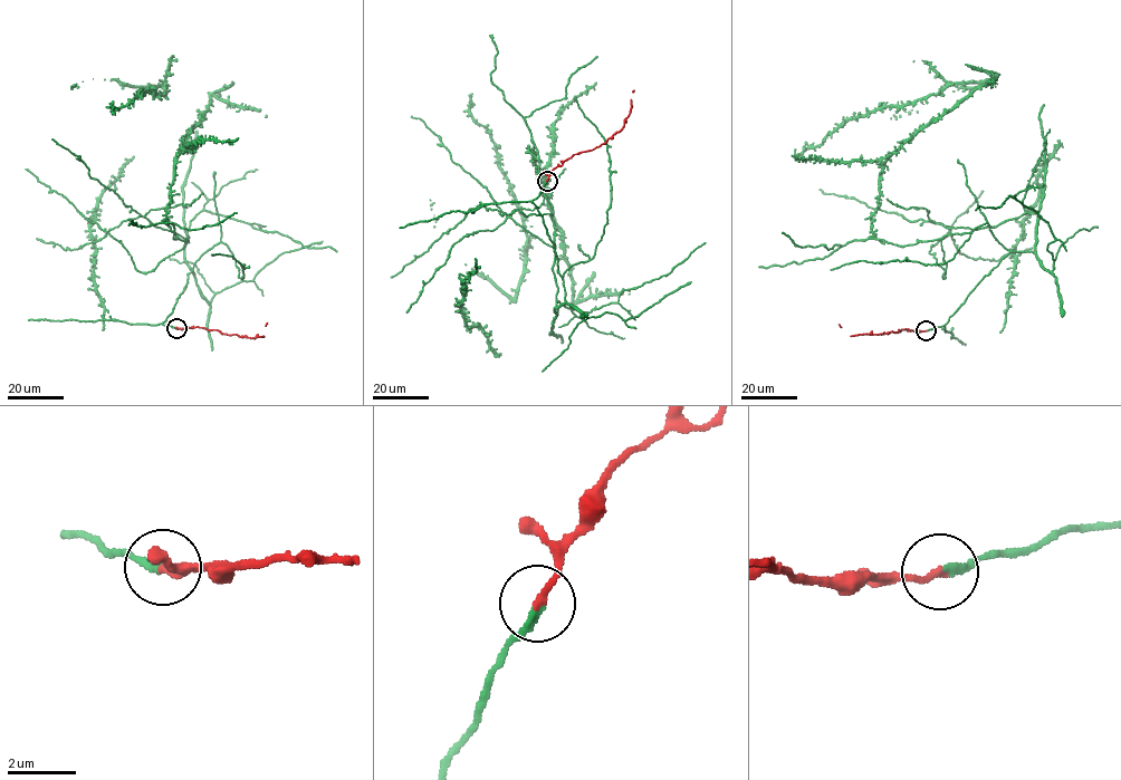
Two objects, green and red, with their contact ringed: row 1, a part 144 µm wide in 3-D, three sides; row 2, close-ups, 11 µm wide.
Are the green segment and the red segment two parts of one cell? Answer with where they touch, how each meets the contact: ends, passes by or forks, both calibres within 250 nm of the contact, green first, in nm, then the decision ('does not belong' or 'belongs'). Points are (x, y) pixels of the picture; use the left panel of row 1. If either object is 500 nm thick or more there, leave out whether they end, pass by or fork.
(176, 328) | green ends | red ends | 220/220 nm | belongs

